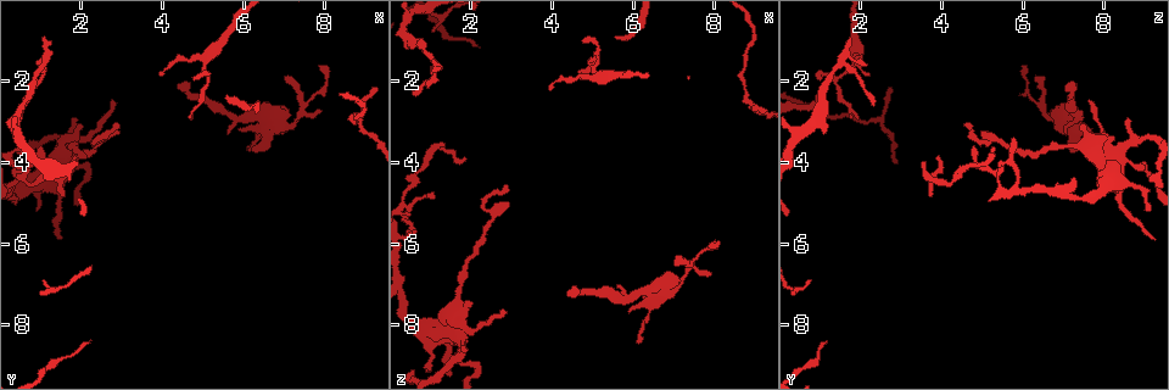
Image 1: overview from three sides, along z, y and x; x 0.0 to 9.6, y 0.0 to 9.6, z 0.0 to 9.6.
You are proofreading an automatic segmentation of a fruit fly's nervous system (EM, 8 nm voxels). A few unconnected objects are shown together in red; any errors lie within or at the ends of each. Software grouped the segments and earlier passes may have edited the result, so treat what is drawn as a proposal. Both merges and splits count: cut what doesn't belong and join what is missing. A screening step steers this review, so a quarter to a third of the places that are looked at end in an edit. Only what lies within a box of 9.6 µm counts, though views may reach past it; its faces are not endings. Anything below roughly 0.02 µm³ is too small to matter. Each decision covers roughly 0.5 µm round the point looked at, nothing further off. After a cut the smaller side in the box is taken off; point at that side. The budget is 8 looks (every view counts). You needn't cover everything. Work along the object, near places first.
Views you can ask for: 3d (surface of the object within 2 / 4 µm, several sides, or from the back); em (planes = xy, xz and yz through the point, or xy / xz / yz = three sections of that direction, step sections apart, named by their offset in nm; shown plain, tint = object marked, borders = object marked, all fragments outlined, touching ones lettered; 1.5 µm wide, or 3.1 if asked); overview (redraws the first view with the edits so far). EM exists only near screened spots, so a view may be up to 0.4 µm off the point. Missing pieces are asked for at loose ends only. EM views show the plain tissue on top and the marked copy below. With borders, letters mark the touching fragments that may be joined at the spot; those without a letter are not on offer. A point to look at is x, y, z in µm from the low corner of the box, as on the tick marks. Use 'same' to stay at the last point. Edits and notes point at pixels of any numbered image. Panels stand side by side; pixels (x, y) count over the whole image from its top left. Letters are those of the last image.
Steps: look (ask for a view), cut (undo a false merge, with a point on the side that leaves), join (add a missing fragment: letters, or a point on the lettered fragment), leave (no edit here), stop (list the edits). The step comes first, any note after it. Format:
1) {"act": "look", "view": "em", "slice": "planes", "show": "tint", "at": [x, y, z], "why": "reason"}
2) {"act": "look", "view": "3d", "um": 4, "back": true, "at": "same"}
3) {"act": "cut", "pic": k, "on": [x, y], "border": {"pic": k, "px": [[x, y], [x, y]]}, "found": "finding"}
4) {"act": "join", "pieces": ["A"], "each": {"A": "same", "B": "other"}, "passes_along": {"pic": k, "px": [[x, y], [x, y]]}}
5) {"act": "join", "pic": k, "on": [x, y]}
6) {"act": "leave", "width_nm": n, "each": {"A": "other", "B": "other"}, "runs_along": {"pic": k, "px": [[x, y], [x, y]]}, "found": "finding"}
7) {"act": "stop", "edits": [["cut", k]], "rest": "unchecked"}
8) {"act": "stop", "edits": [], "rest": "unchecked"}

{"act": "look", "view": "em", "slice": "planes", "show": "borders", "at": [7.00, 1.90, 6.45], "why": "thin end"}

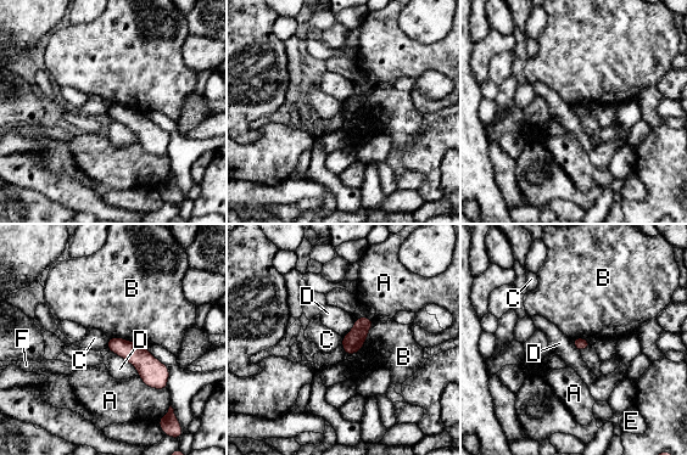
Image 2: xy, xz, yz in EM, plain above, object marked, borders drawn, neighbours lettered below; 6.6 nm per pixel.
{"act": "leave", "each": {"A": "other", "B": "other", "C": "other", "D": "other", "E": "other", "F": "other"}, "border": {"pic": 2, "px": [[109, 338], [106, 347]]}, "found": "no lettered fragment goes on from it"}

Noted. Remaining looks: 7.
{"act": "look", "view": "em", "slice": "planes", "show": "borders", "at": [6.05, 3.70, 8.40], "why": "an open end"}

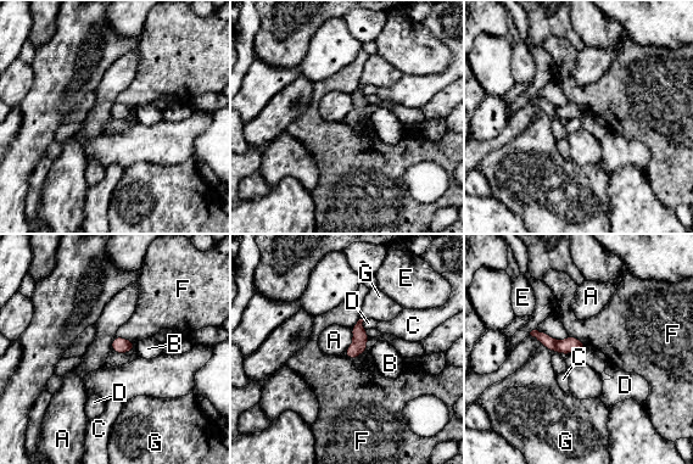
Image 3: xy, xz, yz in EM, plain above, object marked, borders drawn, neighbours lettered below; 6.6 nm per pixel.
{"act": "leave", "each": {"A": "other", "B": "other", "C": "other", "D": "other", "E": "other", "F": "other", "G": "other"}, "border": {"pic": 3, "px": [[351, 328], [352, 342], [344, 351]]}, "found": "no lettered fragment goes on from it"}

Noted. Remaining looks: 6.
{"act": "look", "view": "em", "slice": "xy", "step": 8, "show": "tint", "at": [4.75, 2.00, 7.20], "why": "an open end"}

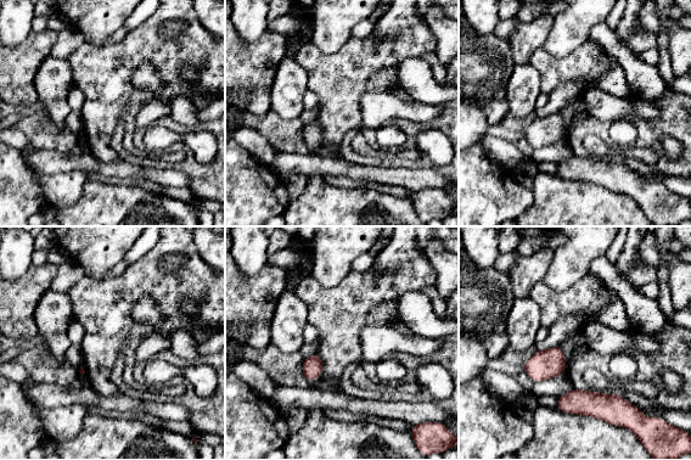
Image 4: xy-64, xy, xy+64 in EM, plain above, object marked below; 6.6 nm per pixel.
{"act": "look", "view": "em", "slice": "planes", "show": "borders", "at": "same"}

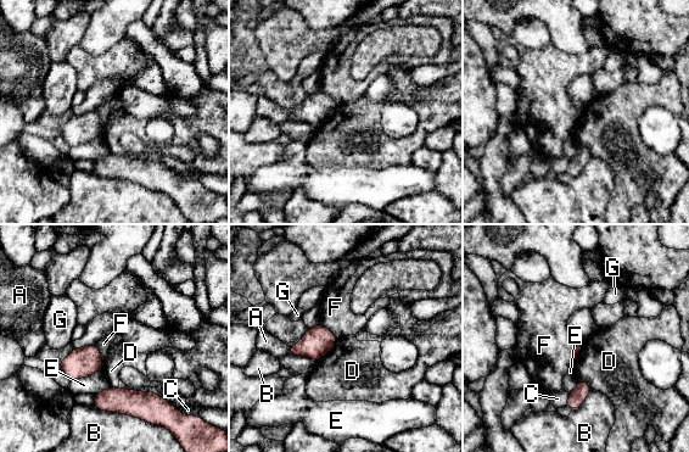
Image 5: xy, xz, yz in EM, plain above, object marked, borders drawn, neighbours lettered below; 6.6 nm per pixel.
{"act": "join", "pieces": ["A"], "each": {"A": "same", "B": "other", "C": "other", "D": "other", "E": "other", "F": "other", "G": "other"}, "passes_along": {"pic": 5, "px": [[317, 341], [290, 350], [265, 341]]}, "found": "the neuron continues"}

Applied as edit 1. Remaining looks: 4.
{"act": "stop", "edits": [["join", 5]], "rest": "unchecked"}

